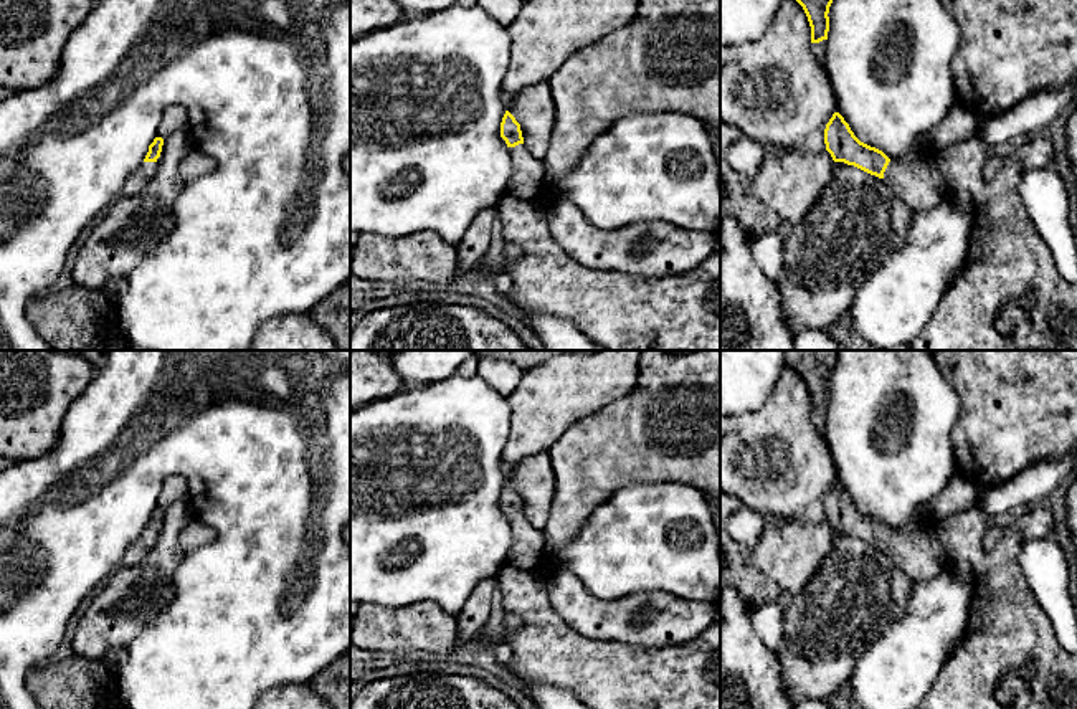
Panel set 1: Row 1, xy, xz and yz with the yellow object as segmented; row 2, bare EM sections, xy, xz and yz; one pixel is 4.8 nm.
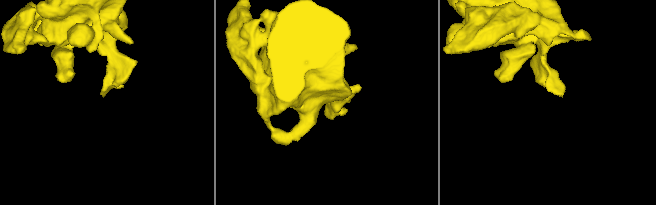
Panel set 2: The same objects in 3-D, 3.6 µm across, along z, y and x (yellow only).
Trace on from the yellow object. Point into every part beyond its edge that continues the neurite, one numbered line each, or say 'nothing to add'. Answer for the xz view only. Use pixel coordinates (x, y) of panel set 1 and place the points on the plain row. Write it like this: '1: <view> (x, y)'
1: xz (527, 551)

